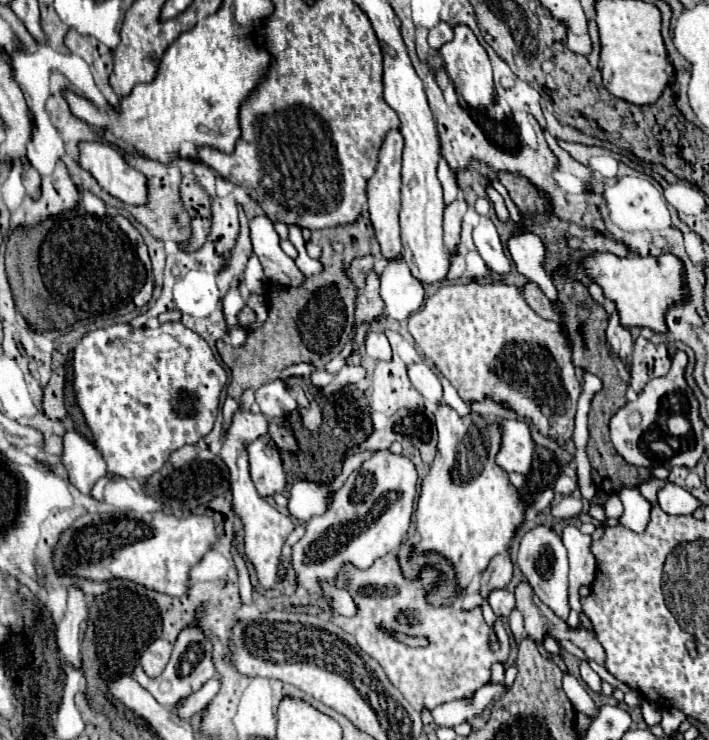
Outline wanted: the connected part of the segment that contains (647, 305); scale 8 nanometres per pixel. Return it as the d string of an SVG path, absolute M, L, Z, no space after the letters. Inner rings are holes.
M596 254L584 258L586 274L590 280L598 282L604 288L604 294L616 302L620 312L620 322L630 326L648 326L654 332L668 332L666 312L686 300L688 286L684 276L684 262L674 254L664 256L626 256L620 258L616 254Z

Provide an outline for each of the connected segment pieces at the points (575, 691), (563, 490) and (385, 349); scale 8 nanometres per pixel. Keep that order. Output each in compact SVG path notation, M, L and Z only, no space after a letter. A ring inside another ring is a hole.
M568 670L564 672L562 682L564 682L564 692L566 692L568 698L572 700L574 708L580 710L580 712L584 712L584 714L588 714L590 718L594 718L596 712L598 712L598 708L594 706L594 700L588 696L584 684L582 684L574 674L570 674Z
M562 474L562 476L556 480L554 488L556 488L556 492L560 492L562 496L568 496L568 494L572 494L572 492L578 488L578 482L576 482L574 478Z
M370 330L366 334L366 352L374 360L390 360L392 358L392 350L390 350L390 344L388 344L388 338L384 336L384 332Z

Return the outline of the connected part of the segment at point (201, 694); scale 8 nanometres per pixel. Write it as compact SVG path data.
M216 676L216 678L210 678L198 692L194 692L190 698L188 698L188 702L178 710L178 714L180 714L180 718L190 718L194 712L200 712L216 694L218 694L218 690L220 690L220 676Z

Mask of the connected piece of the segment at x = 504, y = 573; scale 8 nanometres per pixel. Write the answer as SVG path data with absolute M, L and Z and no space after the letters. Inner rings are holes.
M502 552L498 556L494 556L488 564L488 568L482 572L482 580L480 580L480 592L482 596L488 596L488 592L492 588L504 588L508 586L508 582L512 580L512 560L510 560L510 552Z

